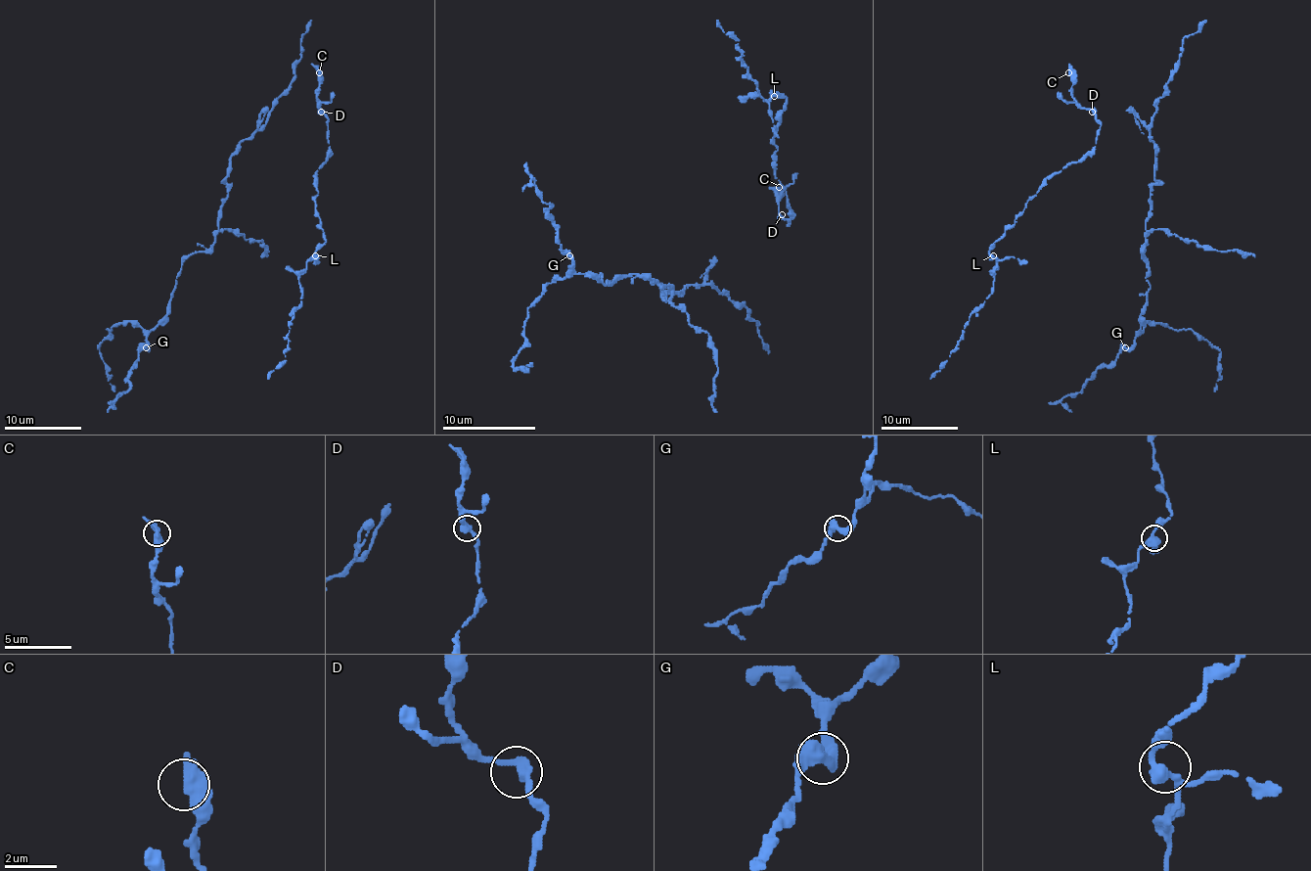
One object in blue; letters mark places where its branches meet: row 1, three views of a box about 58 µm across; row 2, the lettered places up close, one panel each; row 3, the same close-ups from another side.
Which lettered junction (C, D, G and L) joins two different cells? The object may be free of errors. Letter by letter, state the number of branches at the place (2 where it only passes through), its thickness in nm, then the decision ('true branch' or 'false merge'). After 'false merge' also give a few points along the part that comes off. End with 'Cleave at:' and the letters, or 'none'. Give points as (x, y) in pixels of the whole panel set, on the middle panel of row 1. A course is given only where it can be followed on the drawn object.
C: 2 branches meet; 440 nm thick; true branch
D: 2 branches meet; 360 nm thick; true branch
G: 2 branches meet; 440 nm thick; true branch
L: 3 branches meet; 320 nm thick; true branch
Cleave at: none

